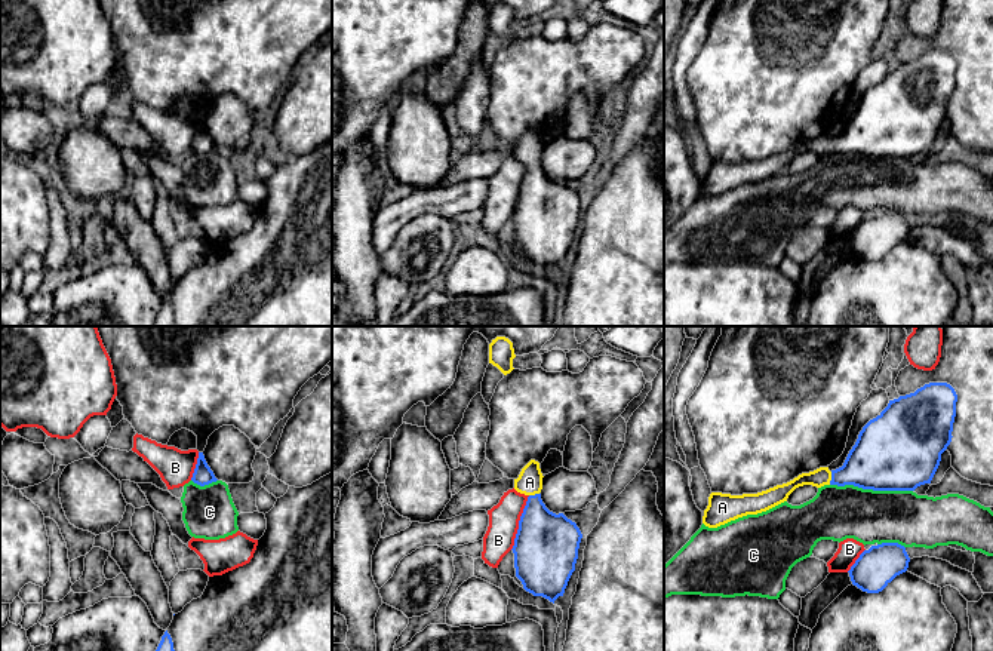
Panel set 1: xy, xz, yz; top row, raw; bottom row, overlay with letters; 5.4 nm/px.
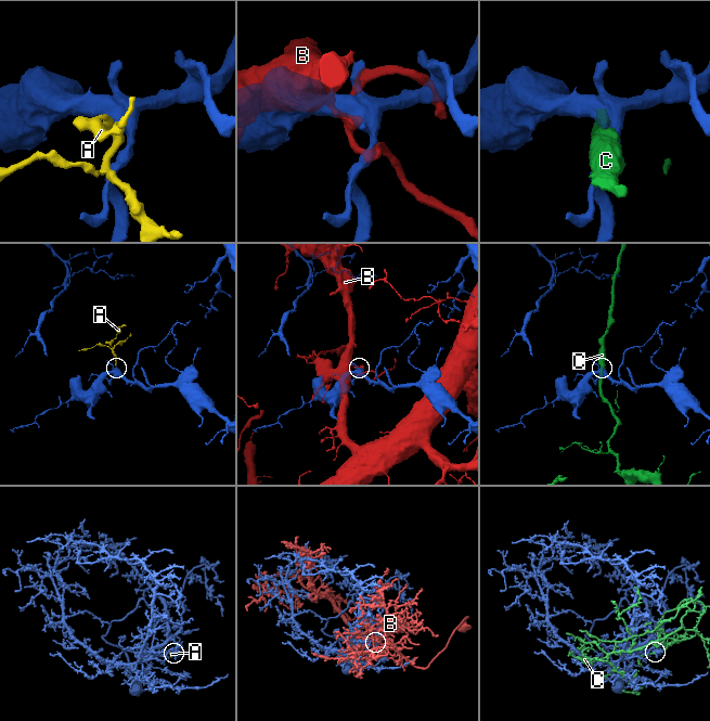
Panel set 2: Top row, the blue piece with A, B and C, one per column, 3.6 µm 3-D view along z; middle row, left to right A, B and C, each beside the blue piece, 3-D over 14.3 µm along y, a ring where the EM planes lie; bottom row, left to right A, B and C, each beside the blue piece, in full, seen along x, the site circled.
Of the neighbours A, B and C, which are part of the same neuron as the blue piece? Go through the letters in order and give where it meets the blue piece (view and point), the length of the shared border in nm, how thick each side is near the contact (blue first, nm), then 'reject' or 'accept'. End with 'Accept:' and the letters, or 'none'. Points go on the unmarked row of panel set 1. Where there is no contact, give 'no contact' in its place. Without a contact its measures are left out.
A: yz (832, 146) | 70 nm | 300/100 nm | accept
B: xz (519, 190) | 320 nm | 360/160 nm | reject
C: yz (872, 156) | 440 nm | 440/300 nm | reject
Accept: A

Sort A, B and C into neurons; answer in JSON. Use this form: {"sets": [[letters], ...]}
{"sets": [["A"], ["B"], ["C"]]}

